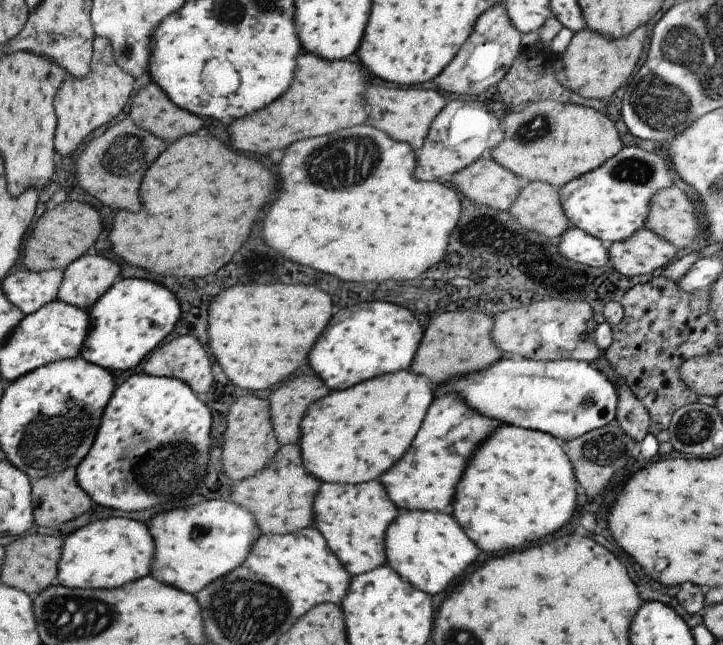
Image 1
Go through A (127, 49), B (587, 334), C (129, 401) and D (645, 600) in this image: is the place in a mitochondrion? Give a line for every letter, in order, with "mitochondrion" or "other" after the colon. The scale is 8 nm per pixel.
A: mitochondrion
B: other
C: other
D: other

